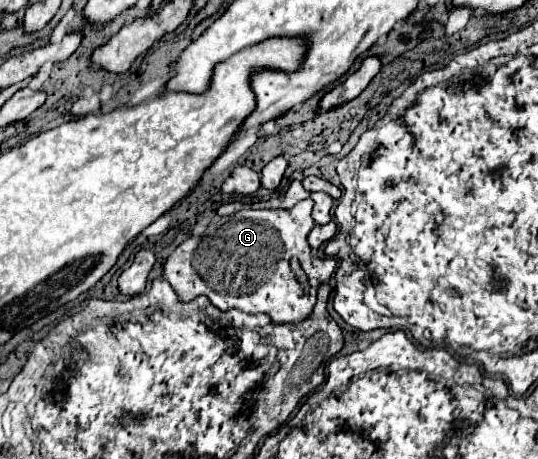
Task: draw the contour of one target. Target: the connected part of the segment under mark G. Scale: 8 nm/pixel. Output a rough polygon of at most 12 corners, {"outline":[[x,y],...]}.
{"outline":[[311,198],[241,210],[167,258],[181,302],[299,324],[337,260]]}

